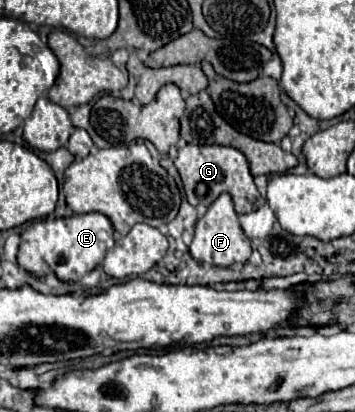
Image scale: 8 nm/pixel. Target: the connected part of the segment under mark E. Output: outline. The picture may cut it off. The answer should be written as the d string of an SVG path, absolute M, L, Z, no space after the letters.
M89 212L67 218L45 218L30 223L21 234L21 244L17 253L18 265L31 272L31 257L40 255L52 270L52 265L64 256L64 281L79 281L79 278L97 268L107 250L115 244L113 226L107 216Z

